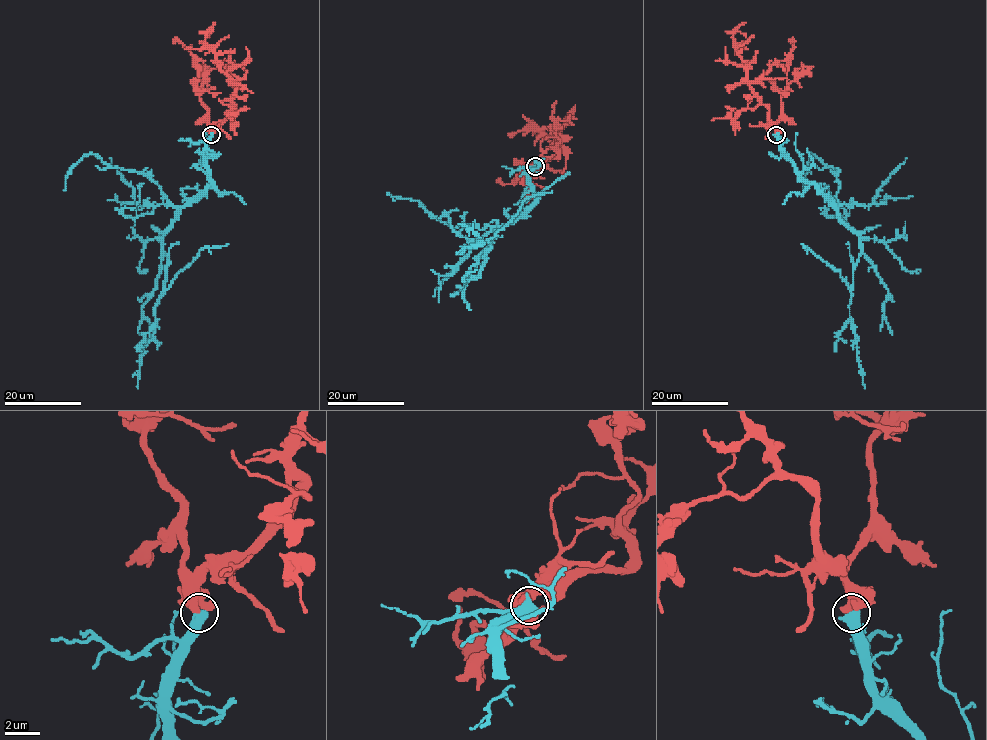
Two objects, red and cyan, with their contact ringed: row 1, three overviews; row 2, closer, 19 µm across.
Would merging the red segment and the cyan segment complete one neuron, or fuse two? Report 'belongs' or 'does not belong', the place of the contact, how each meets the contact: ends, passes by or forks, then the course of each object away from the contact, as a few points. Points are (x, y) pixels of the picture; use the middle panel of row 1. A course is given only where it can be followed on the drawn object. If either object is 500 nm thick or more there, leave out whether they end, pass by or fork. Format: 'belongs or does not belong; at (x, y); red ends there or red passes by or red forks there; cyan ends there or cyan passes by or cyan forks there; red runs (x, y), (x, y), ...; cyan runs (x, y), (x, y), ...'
does not belong; at (535, 166); red runs (535, 166), (557, 156), (556, 145), (561, 139), (543, 134), (528, 123), (539, 132), (537, 135); cyan runs (535, 166), (529, 171), (534, 203), (495, 234), (487, 251), (490, 244), (478, 238), (462, 255)

